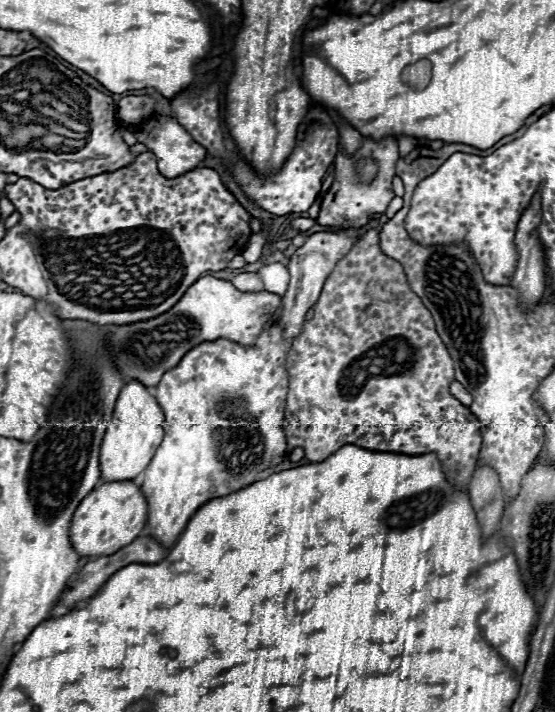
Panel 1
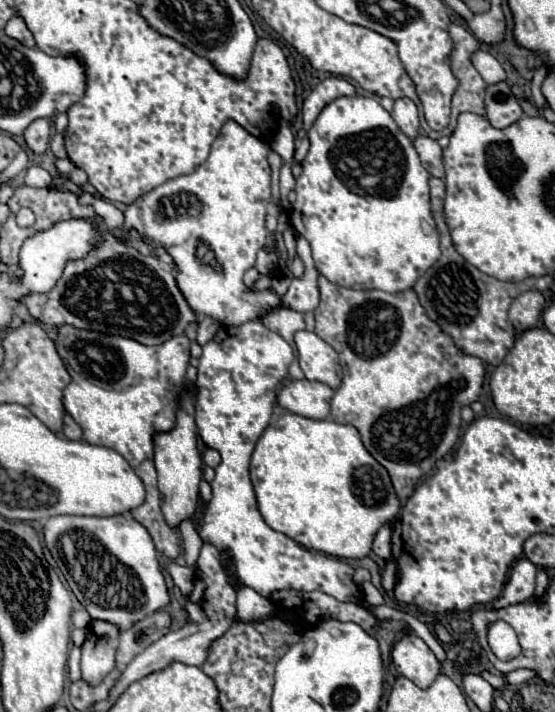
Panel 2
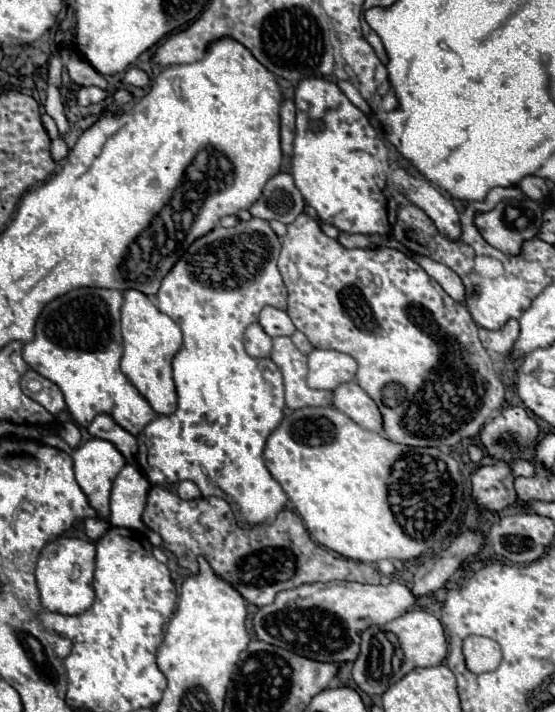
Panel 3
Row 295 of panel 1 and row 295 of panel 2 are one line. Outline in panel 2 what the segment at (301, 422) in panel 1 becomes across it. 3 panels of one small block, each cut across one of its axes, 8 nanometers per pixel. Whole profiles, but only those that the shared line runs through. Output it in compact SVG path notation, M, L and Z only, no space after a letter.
M322 276L318 278L318 286L320 304L314 310L314 332L338 352L344 370L342 384L330 402L330 418L338 424L358 428L364 448L388 470L398 500L406 502L420 478L456 444L460 434L460 410L478 400L484 382L484 364L480 358L462 354L452 338L430 322L414 290L394 294L382 290L350 290L334 286Z

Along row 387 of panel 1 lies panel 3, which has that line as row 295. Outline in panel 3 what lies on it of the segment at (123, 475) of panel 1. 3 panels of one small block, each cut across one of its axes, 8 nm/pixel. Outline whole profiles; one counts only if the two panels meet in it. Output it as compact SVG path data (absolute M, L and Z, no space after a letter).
M138 290L124 292L122 304L122 338L124 338L124 356L122 372L134 384L134 388L148 400L154 412L166 416L176 412L176 390L172 380L170 362L174 354L182 348L182 332L178 324L162 314L146 294Z

